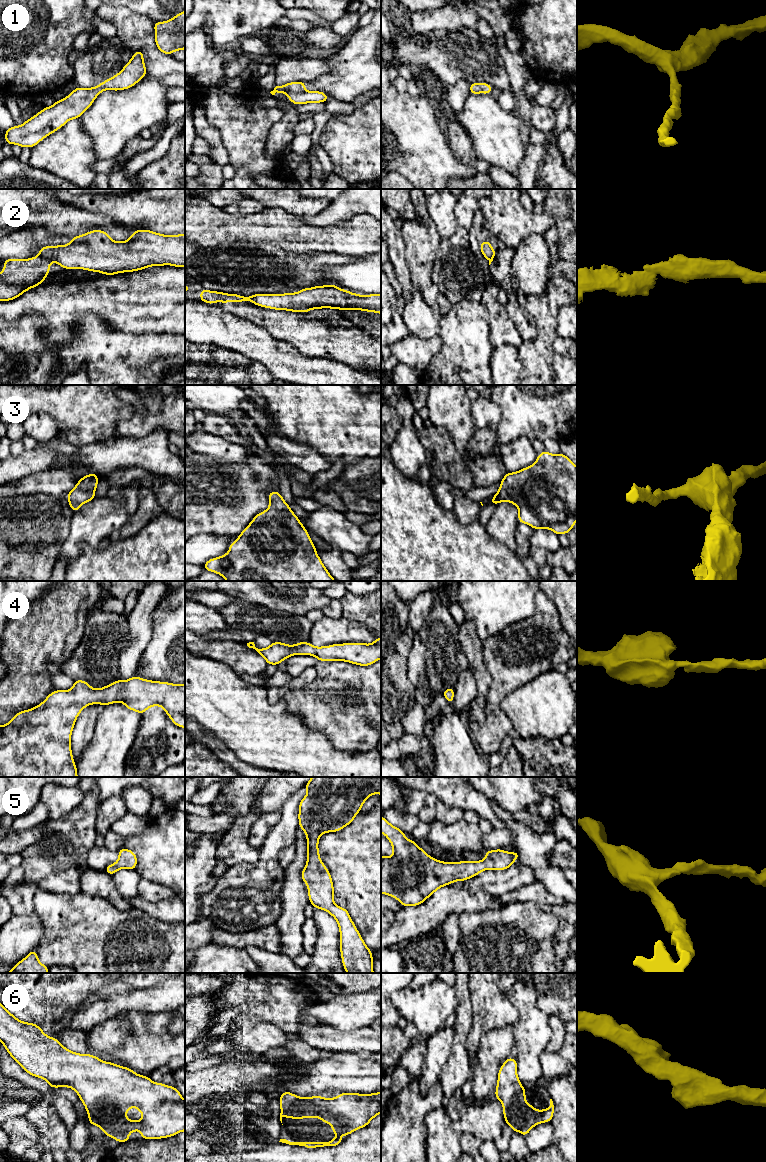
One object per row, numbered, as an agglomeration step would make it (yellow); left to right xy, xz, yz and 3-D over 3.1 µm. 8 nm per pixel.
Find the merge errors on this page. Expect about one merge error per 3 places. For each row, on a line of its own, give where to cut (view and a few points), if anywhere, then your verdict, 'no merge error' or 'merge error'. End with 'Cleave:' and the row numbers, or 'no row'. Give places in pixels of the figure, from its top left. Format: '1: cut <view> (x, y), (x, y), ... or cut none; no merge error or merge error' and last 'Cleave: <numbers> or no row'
1: cut none; no merge error
2: cut xy (39, 255), (52, 260); merge error
3: cut none; no merge error
4: cut none; no merge error
5: cut none; no merge error
6: cut none; no merge error
Cleave: 2

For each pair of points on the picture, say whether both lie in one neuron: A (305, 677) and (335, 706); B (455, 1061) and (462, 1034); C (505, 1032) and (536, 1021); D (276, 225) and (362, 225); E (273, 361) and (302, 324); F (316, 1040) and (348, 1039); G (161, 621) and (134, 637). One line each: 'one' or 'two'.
A: two
B: one
C: two
D: one
E: two
F: one
G: two

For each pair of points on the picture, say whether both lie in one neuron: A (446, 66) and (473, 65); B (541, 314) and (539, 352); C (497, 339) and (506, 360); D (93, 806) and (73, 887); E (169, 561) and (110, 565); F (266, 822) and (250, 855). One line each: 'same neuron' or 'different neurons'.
A: same neuron
B: same neuron
C: different neurons
D: same neuron
E: same neuron
F: different neurons

